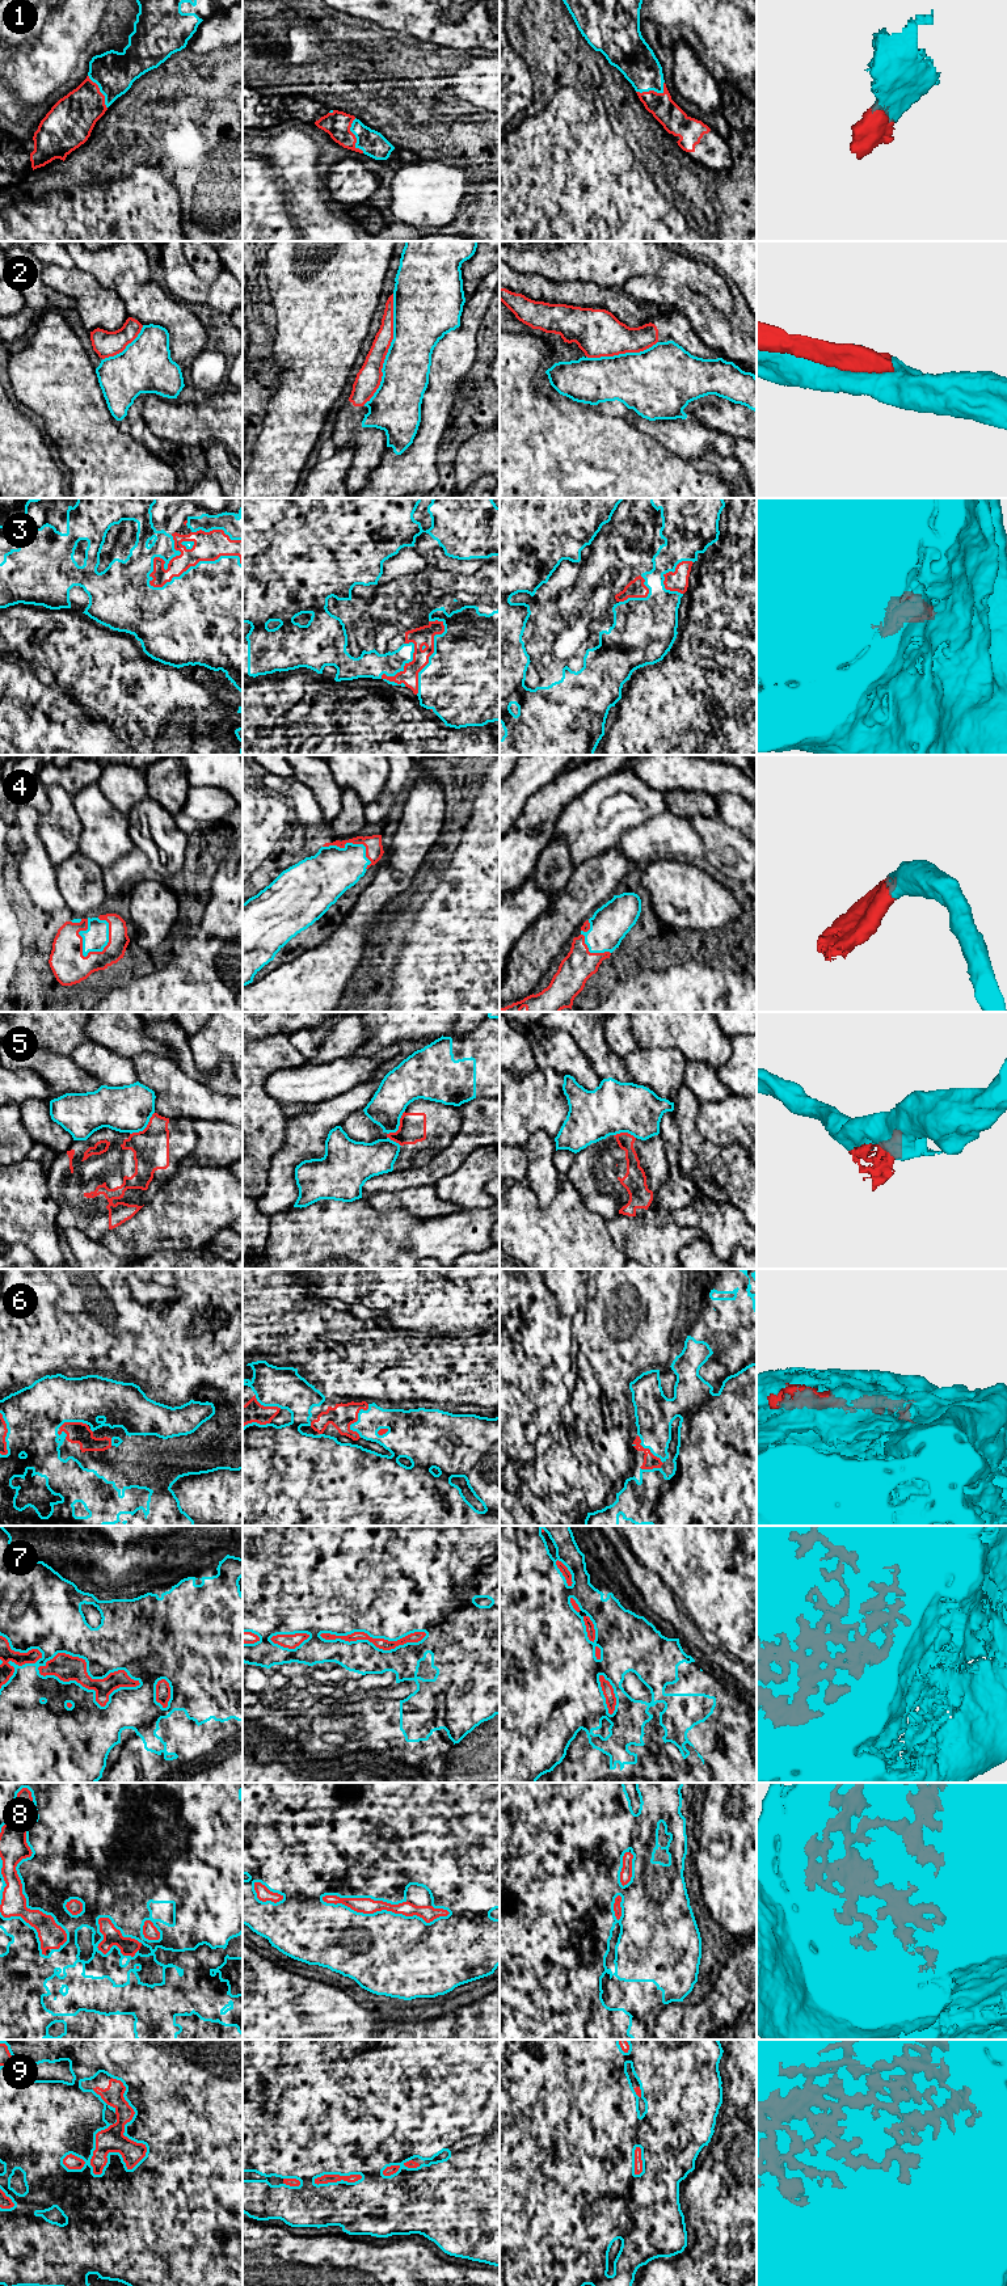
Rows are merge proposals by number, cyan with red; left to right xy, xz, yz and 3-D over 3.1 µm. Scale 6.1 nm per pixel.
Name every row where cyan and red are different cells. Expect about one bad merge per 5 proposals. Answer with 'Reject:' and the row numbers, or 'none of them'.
Reject: 2, 5

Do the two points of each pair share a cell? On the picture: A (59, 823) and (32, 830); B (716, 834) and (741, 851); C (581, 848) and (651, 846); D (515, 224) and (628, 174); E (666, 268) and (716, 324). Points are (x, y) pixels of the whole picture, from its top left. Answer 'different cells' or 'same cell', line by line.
A: different cells
B: same cell
C: different cells
D: same cell
E: different cells

